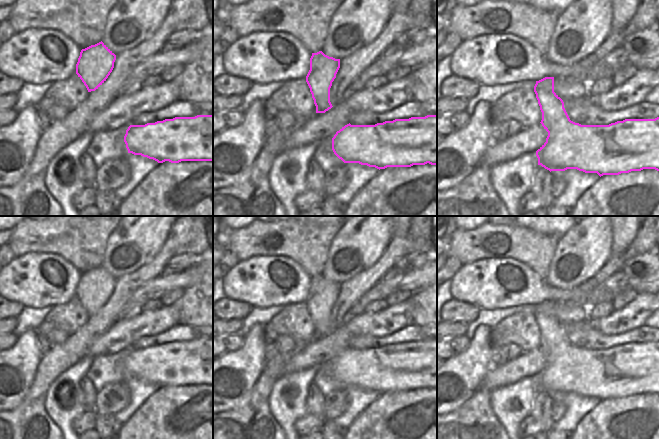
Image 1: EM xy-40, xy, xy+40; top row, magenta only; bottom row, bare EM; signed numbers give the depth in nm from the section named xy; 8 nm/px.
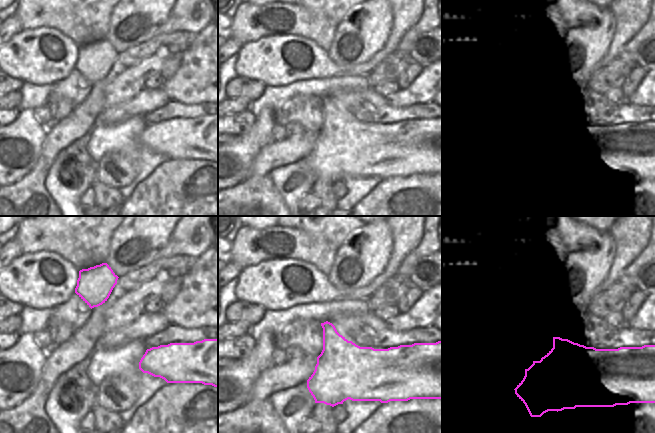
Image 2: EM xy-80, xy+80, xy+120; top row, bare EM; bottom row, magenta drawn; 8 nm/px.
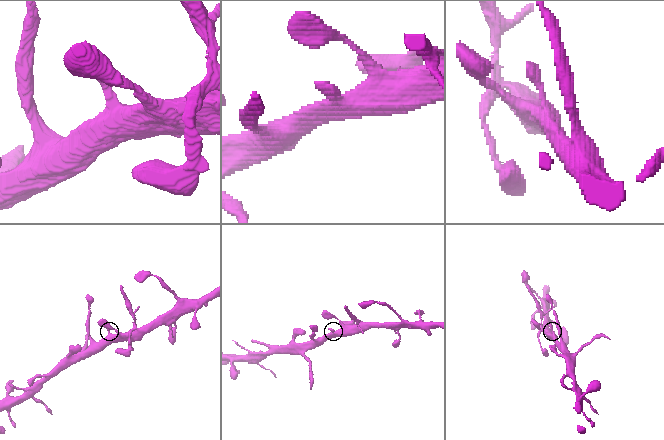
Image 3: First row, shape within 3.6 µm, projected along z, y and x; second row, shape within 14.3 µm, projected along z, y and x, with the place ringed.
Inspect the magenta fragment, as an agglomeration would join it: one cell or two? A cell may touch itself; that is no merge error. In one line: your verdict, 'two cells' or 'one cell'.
one cell

